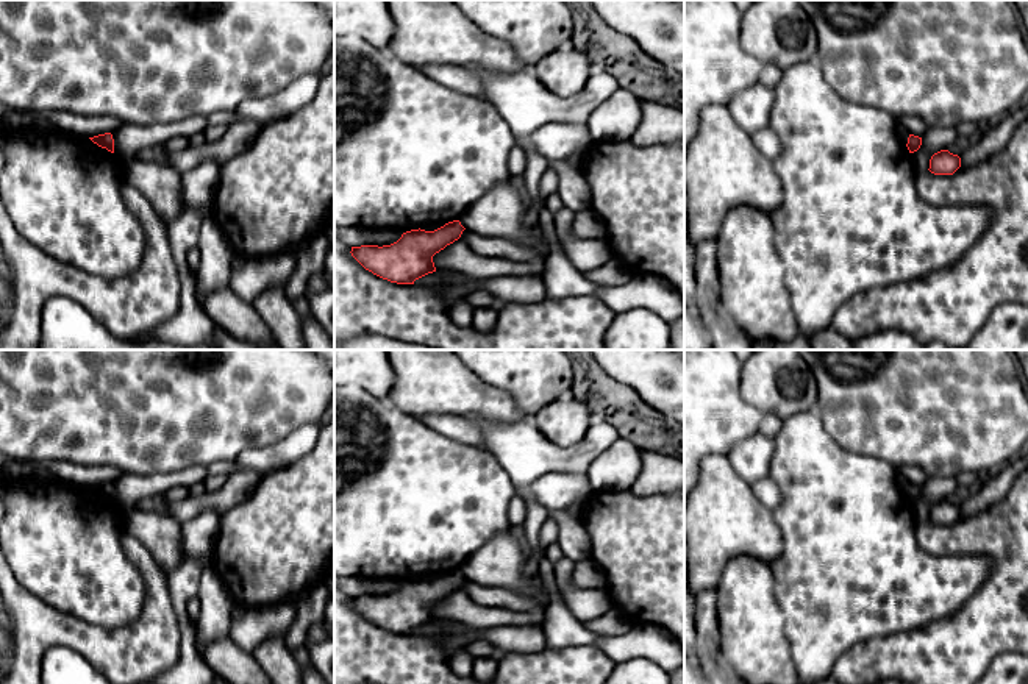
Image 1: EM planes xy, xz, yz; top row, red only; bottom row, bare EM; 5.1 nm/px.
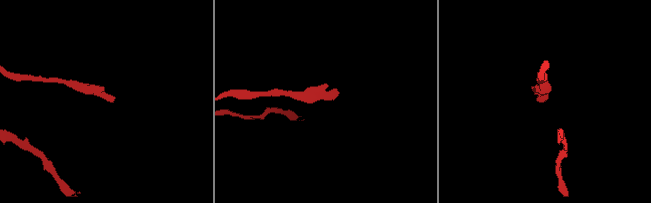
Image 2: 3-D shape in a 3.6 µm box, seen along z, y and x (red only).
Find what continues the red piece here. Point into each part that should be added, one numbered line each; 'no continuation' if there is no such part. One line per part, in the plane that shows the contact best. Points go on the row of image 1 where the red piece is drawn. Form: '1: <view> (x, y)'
no continuation

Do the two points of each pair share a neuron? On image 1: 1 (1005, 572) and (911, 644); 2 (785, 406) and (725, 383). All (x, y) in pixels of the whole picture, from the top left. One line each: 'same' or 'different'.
1: same
2: different

